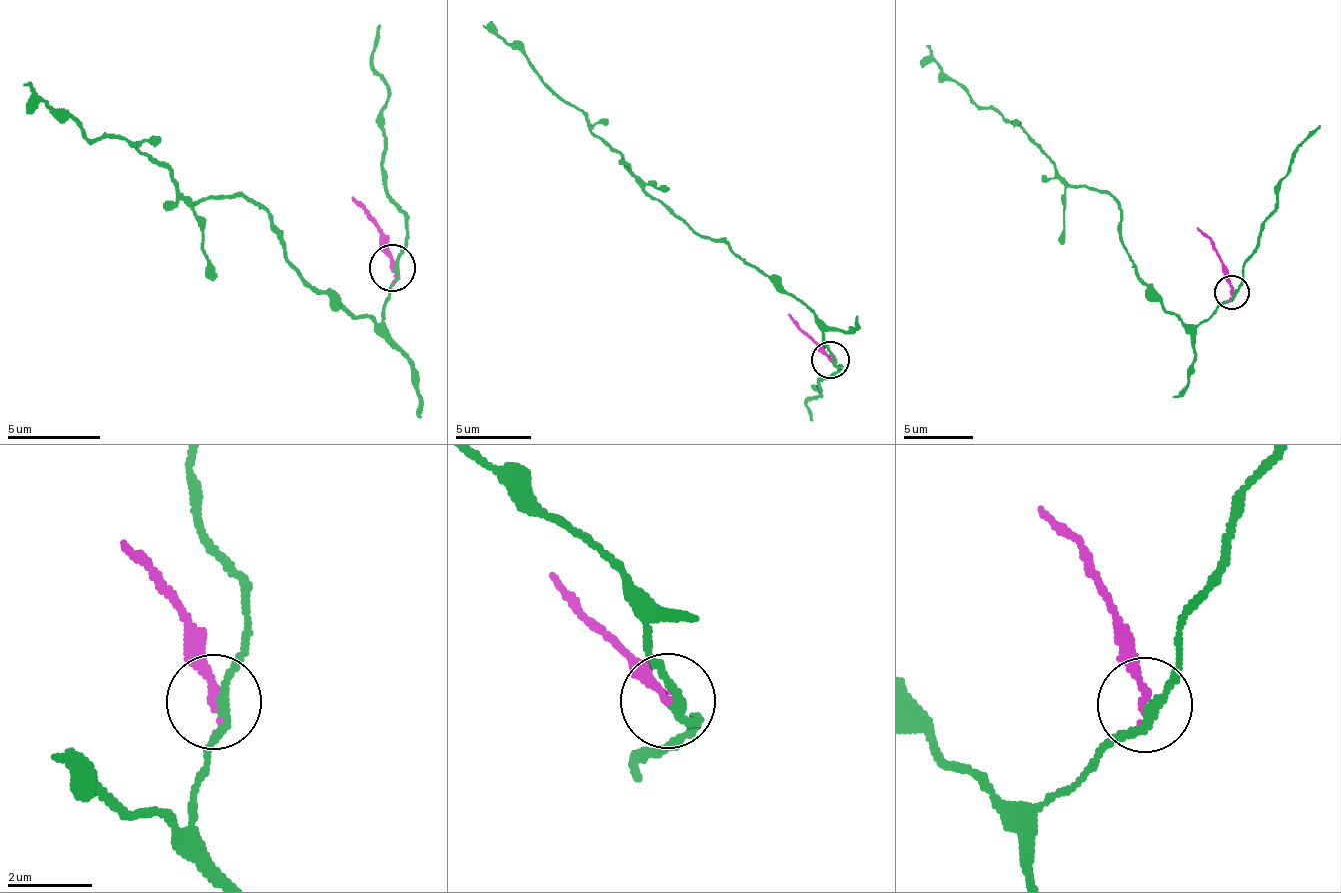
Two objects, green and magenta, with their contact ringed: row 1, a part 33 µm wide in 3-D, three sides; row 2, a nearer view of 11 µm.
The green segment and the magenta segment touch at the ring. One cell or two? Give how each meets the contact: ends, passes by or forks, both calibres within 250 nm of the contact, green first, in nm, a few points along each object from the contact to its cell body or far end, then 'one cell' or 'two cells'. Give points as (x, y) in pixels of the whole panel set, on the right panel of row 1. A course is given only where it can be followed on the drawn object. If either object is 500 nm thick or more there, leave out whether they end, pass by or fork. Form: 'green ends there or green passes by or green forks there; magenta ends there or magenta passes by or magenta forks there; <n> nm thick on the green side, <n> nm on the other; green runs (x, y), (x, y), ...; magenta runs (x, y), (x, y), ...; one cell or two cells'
green passes by; magenta ends there; 190 nm thick on the green side, 170 nm on the other; green runs (1232, 291), (1197, 324), (1171, 314), (1132, 265), (1119, 204), (1069, 184), (925, 45); magenta runs (1232, 291), (1217, 248), (1198, 228); two cells

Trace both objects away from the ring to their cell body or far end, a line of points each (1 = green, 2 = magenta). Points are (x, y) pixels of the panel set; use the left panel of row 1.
1: (391, 266), (381, 321), (361, 318), (300, 273), (256, 204), (192, 203), (125, 137), (91, 139), (22, 84)
2: (391, 266), (374, 215), (353, 197)

